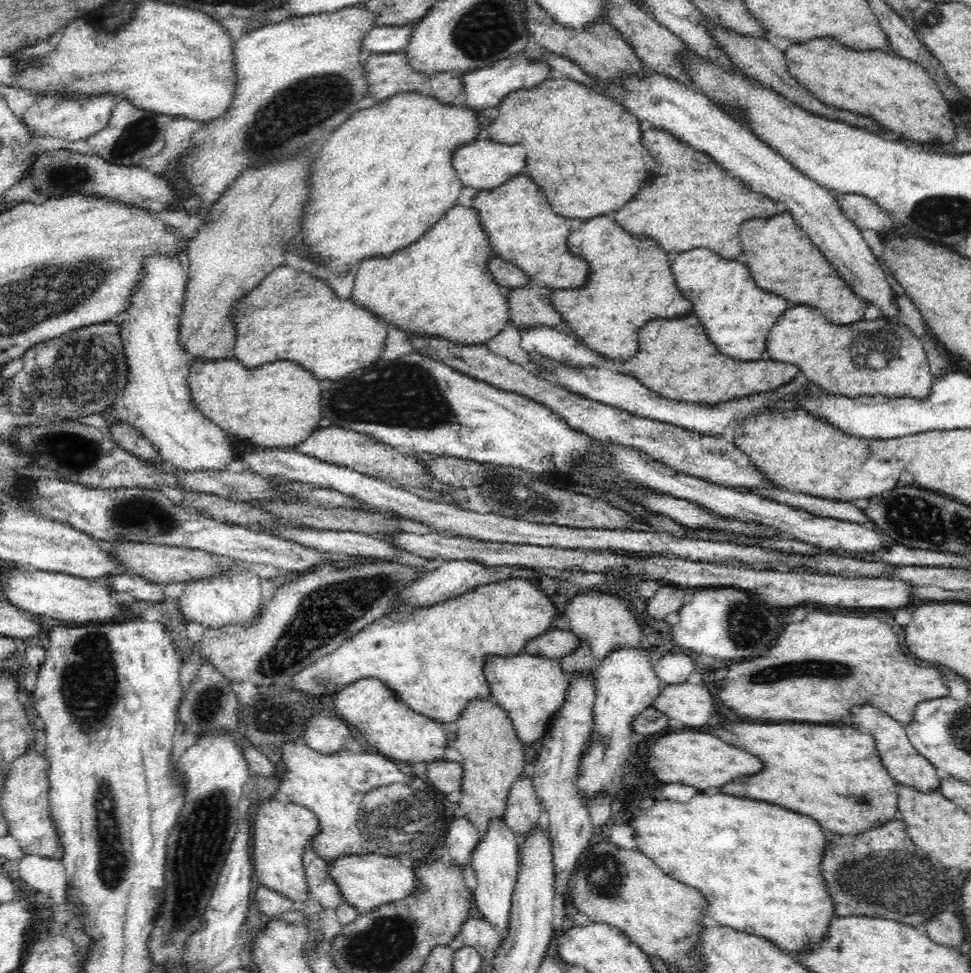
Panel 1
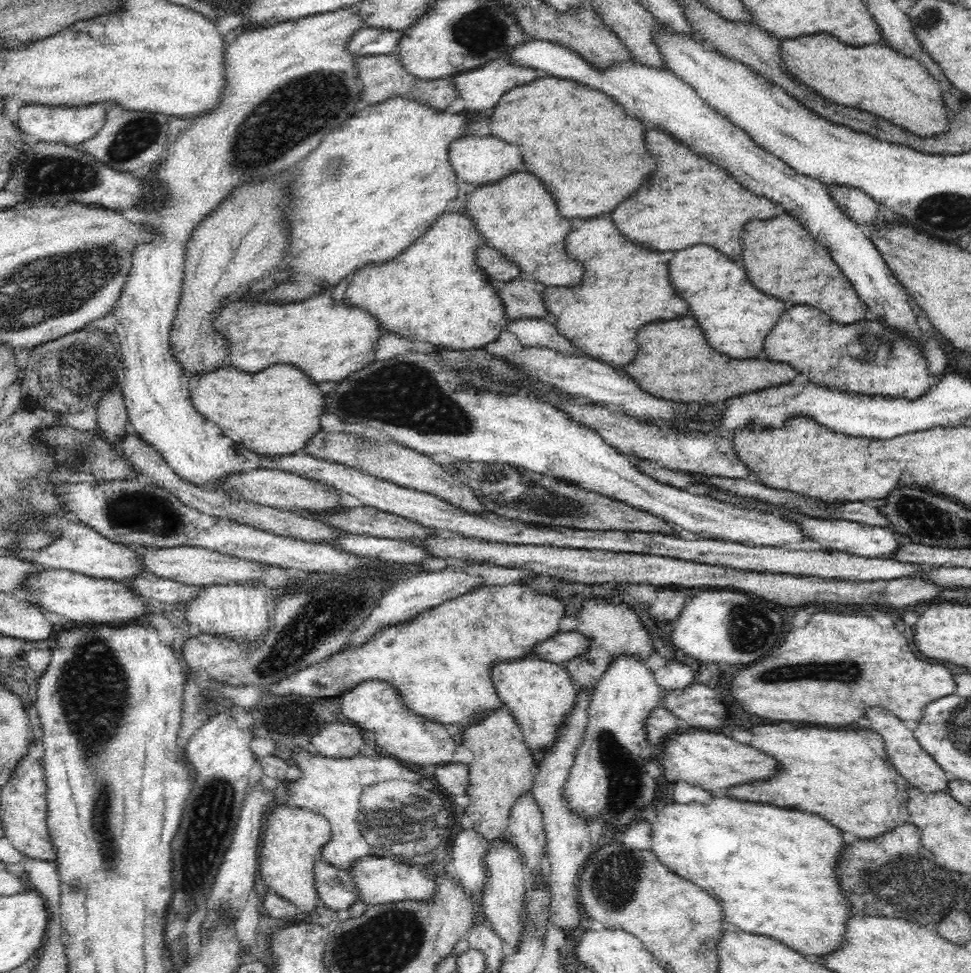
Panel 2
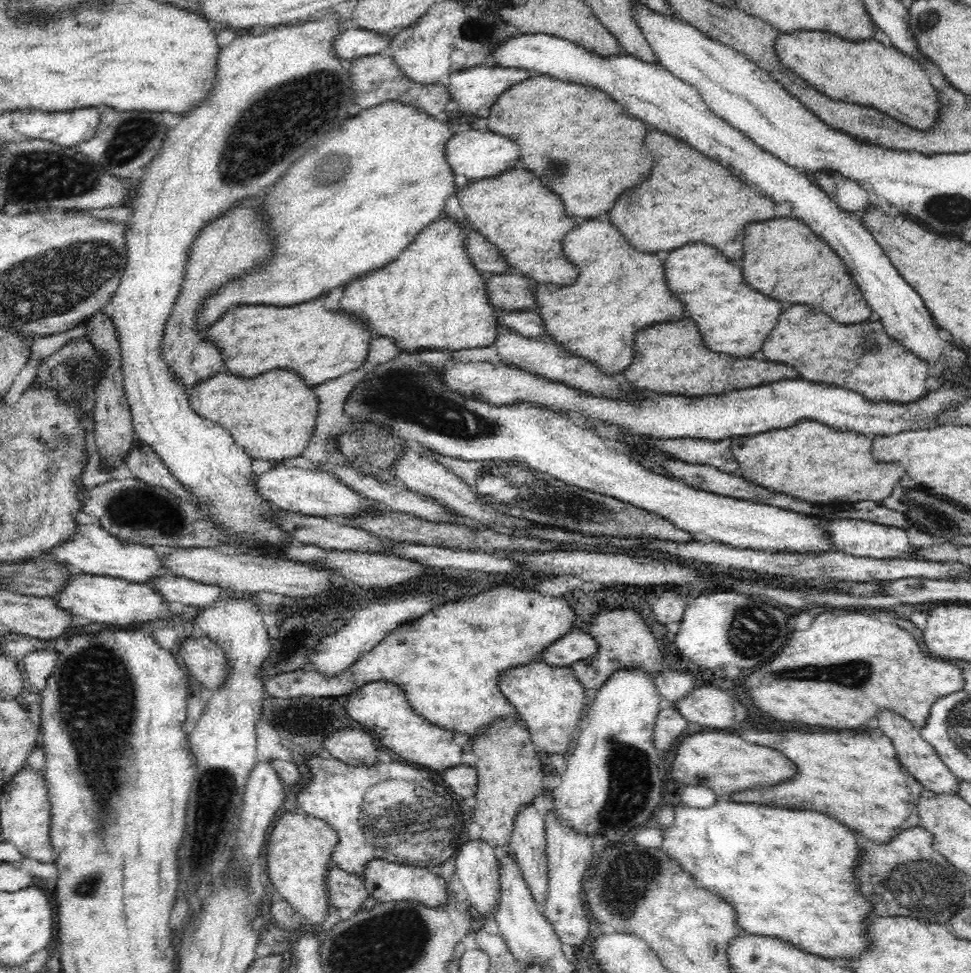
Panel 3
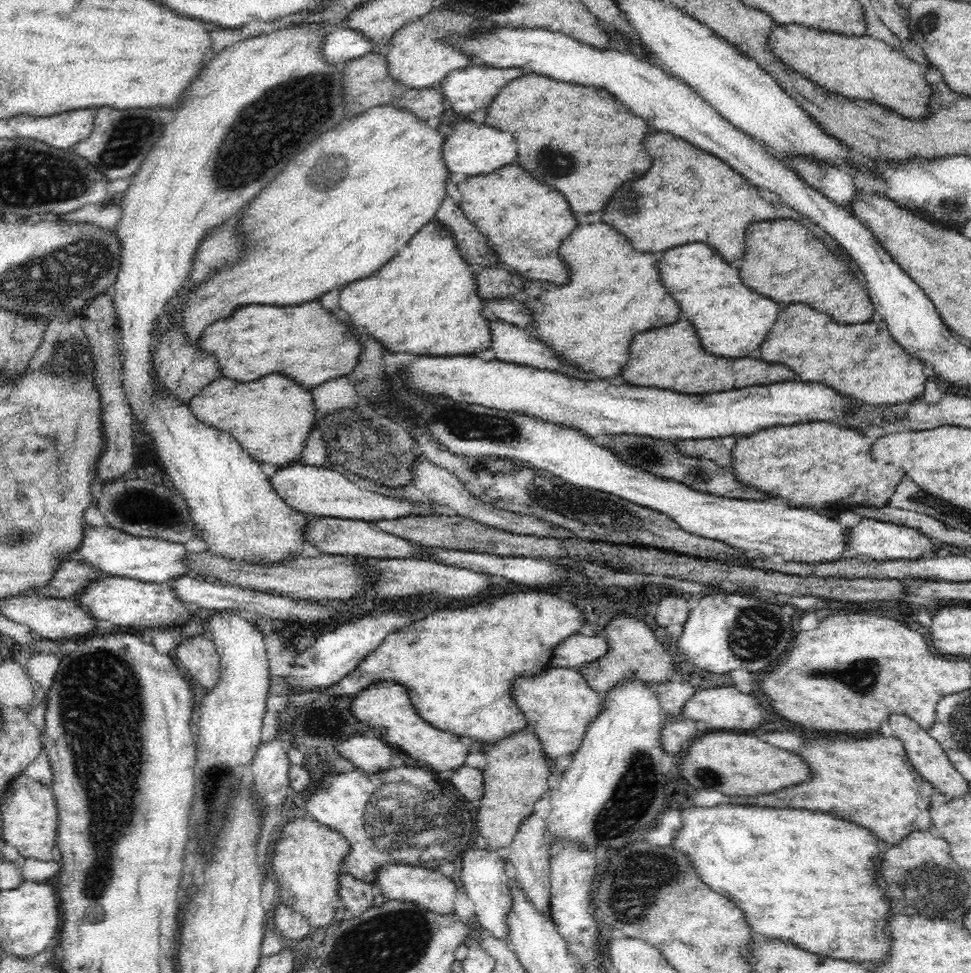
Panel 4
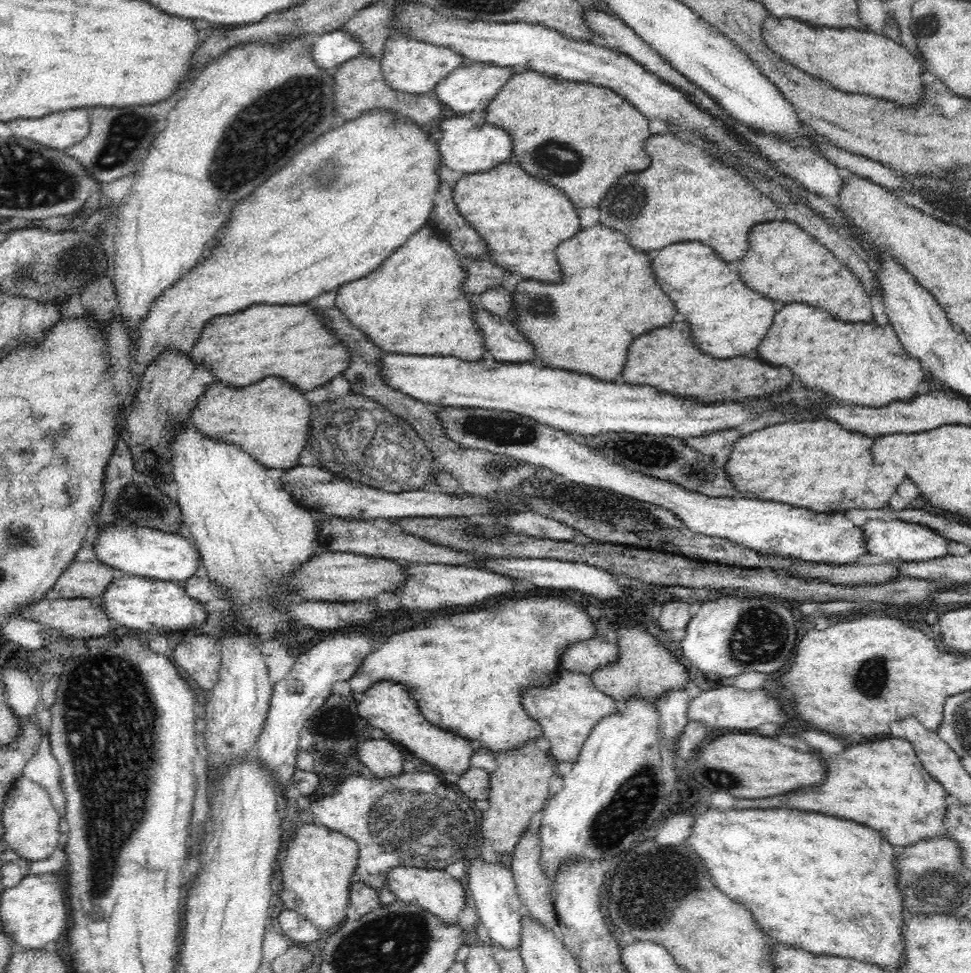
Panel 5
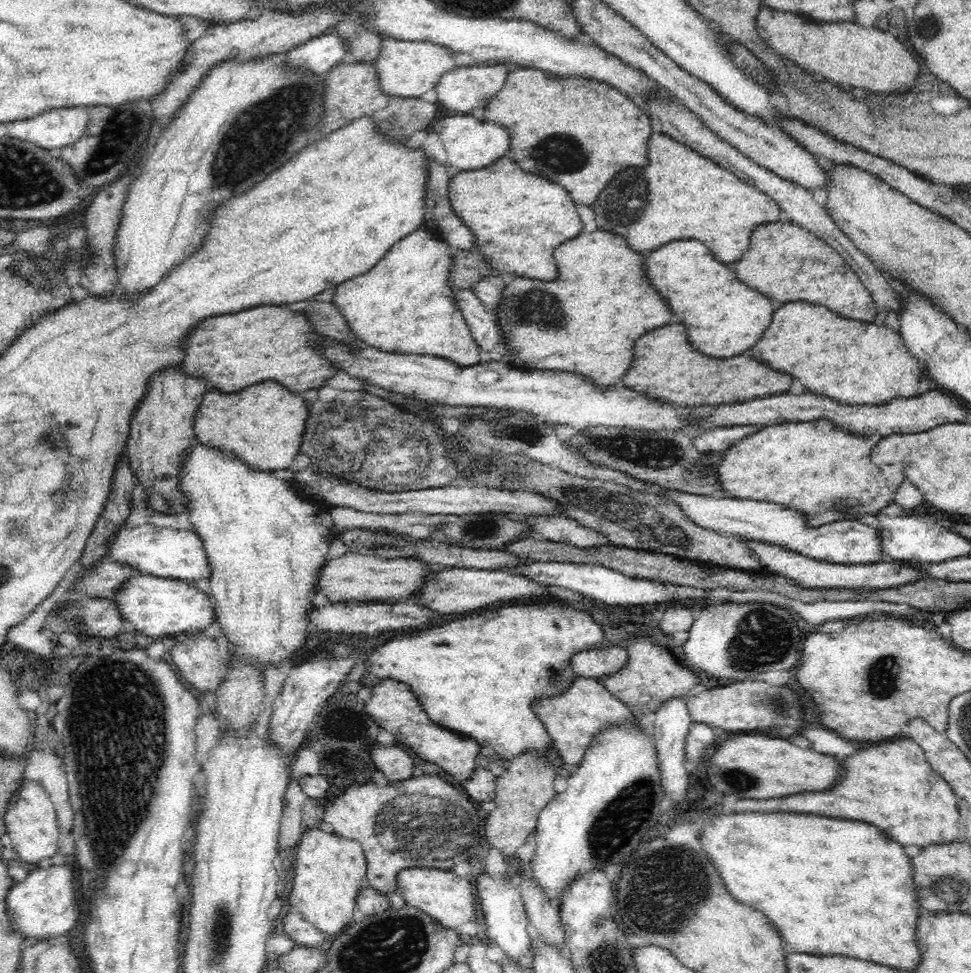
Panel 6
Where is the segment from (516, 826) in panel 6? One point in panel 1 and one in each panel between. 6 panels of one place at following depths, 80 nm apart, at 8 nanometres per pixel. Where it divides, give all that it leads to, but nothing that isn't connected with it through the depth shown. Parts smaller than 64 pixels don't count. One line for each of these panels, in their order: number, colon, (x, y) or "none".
1: (492, 758)
2: (502, 770)
3: (510, 774)
4: (515, 777)
5: (520, 784)

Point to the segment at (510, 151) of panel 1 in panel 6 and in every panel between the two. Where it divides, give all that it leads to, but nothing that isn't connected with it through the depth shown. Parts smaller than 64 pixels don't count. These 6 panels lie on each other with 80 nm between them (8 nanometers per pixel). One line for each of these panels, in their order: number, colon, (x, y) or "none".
2: (479, 161)
3: (476, 155)
4: (472, 150)
5: (466, 147)
6: (470, 144)

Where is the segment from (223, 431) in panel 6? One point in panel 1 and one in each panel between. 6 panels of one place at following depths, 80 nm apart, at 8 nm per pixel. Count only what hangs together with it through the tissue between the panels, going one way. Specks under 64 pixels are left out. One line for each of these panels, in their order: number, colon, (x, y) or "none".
1: (279, 406)
2: (276, 412)
3: (272, 417)
4: (272, 417)
5: (269, 421)

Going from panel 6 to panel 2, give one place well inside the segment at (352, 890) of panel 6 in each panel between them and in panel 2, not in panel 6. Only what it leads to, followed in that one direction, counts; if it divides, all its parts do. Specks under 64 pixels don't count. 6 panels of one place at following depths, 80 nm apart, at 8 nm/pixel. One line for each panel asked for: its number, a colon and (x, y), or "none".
2: (291, 840)
3: (300, 847)
4: (308, 857)
5: (319, 864)

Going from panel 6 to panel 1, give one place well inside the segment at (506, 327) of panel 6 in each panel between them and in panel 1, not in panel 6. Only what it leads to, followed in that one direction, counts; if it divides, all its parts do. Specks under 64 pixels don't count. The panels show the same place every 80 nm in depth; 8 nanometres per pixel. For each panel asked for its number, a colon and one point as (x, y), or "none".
1: (630, 282)
2: (624, 287)
3: (596, 318)
4: (580, 322)
5: (584, 324)

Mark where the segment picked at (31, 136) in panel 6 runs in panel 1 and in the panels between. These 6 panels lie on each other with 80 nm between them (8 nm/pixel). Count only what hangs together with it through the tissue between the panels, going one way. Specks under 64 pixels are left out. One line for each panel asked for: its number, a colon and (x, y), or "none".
1: (71, 119)
2: (71, 126)
3: (67, 129)
4: (63, 131)
5: (59, 130)

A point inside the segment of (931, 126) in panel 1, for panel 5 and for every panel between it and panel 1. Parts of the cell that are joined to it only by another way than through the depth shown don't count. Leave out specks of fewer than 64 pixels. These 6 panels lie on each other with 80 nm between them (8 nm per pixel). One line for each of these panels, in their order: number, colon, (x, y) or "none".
2: (875, 78)
3: (866, 72)
4: (862, 68)
5: (854, 60)

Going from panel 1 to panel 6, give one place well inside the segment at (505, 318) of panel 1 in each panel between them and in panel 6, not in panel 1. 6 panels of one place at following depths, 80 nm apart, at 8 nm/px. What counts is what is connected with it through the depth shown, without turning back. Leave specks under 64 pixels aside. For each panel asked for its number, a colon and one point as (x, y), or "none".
2: (433, 291)
3: (432, 296)
4: (424, 300)
5: (413, 303)
6: (404, 304)

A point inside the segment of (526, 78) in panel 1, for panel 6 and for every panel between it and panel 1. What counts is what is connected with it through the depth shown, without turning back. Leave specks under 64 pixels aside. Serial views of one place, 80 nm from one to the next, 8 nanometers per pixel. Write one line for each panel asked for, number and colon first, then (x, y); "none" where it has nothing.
2: (481, 88)
3: (478, 87)
4: (468, 89)
5: (469, 88)
6: (461, 89)

